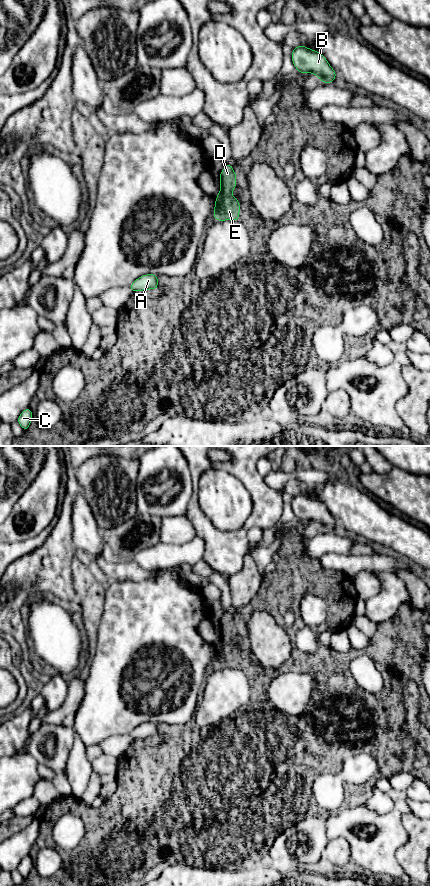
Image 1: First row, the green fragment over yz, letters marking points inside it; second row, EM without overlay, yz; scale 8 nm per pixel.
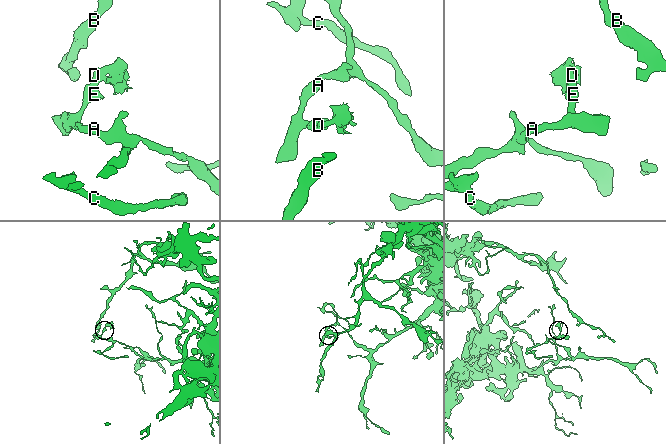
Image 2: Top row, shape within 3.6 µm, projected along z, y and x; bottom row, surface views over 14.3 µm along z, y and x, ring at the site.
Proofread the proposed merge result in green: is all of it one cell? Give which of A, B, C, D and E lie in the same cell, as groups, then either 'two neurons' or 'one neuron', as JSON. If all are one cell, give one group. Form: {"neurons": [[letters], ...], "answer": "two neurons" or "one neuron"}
{"neurons": [["A", "B", "C"], ["D", "E"]], "answer": "two neurons"}

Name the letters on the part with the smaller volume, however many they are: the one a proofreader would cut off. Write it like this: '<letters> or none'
D, E

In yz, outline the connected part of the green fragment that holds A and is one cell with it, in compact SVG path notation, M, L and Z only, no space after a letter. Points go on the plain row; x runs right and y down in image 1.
M146 722L137 726L129 734L132 740L144 739L148 737L153 737L154 739L158 737L158 723L156 722Z

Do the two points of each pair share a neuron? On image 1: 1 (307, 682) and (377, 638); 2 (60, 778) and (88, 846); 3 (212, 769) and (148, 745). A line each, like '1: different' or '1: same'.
1: different
2: different
3: same

